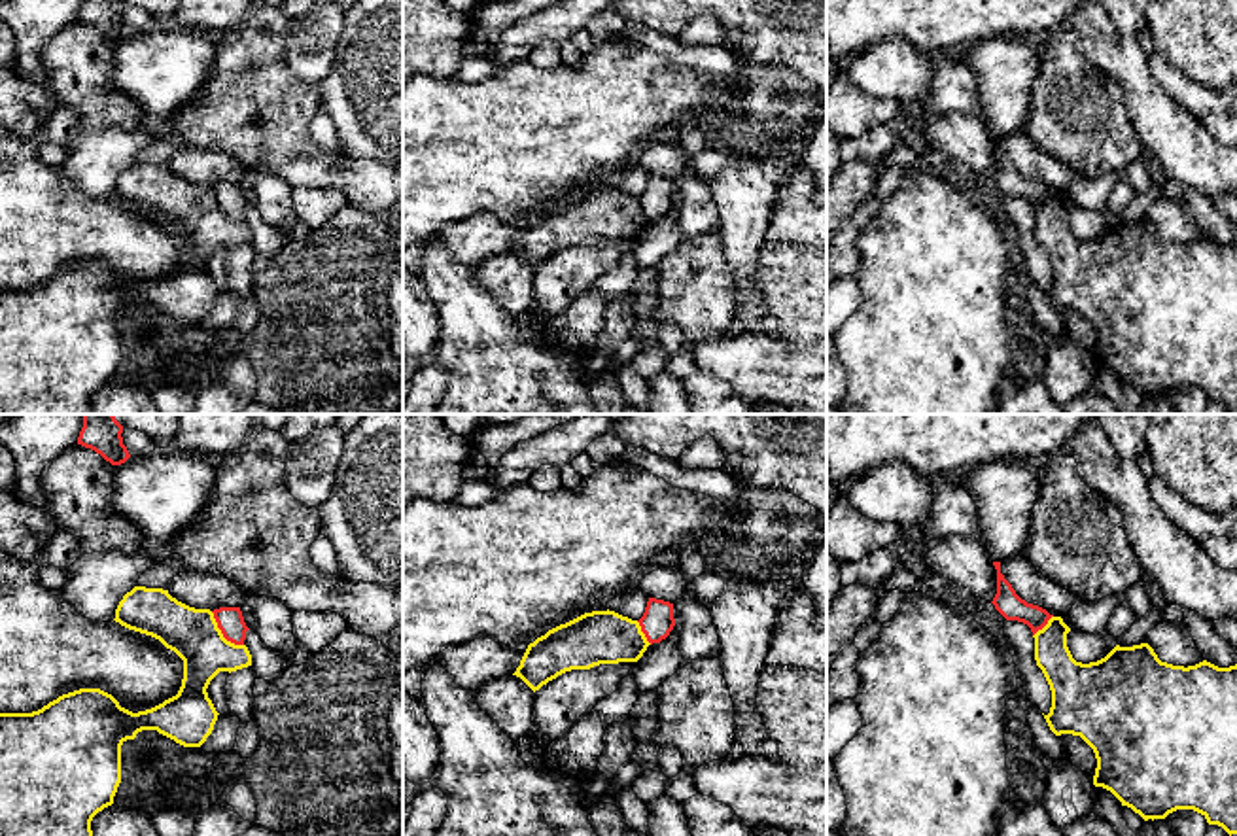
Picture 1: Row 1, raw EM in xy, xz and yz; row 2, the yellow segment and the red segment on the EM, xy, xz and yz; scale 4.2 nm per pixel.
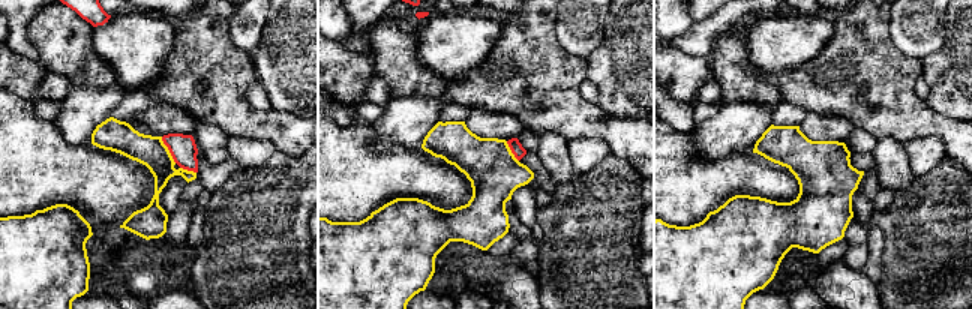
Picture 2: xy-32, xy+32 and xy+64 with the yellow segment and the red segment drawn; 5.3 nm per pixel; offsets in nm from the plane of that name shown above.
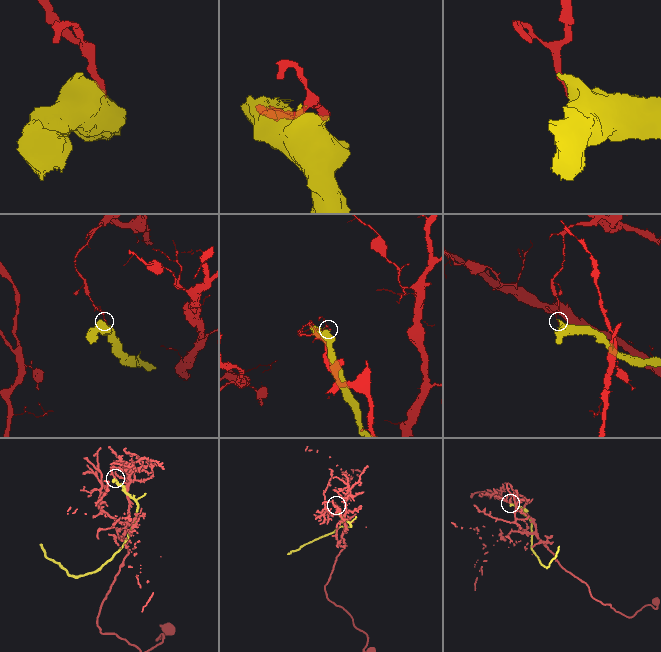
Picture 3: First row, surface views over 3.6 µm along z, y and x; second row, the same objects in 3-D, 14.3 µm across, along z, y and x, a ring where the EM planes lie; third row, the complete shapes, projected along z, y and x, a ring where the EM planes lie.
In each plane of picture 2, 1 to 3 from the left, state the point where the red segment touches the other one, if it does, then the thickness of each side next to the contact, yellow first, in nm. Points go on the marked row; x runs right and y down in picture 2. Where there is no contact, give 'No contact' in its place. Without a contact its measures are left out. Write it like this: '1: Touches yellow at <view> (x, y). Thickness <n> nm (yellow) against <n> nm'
1: Touches yellow at xy-32 (168, 150). Thickness 160 nm (yellow) against 140 nm
2: Touches yellow at xy+32 (510, 152). Thickness 280 nm (yellow) against 70 nm
3: No contact

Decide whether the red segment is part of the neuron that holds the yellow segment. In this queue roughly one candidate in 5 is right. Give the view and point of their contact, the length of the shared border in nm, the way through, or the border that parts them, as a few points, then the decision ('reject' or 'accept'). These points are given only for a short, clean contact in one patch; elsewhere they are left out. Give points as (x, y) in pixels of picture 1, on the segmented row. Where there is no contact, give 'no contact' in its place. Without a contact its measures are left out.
meets yellow in xy at (222, 634); contact 200 nm long; border along xy (210, 611), (220, 632), (243, 645); reject

